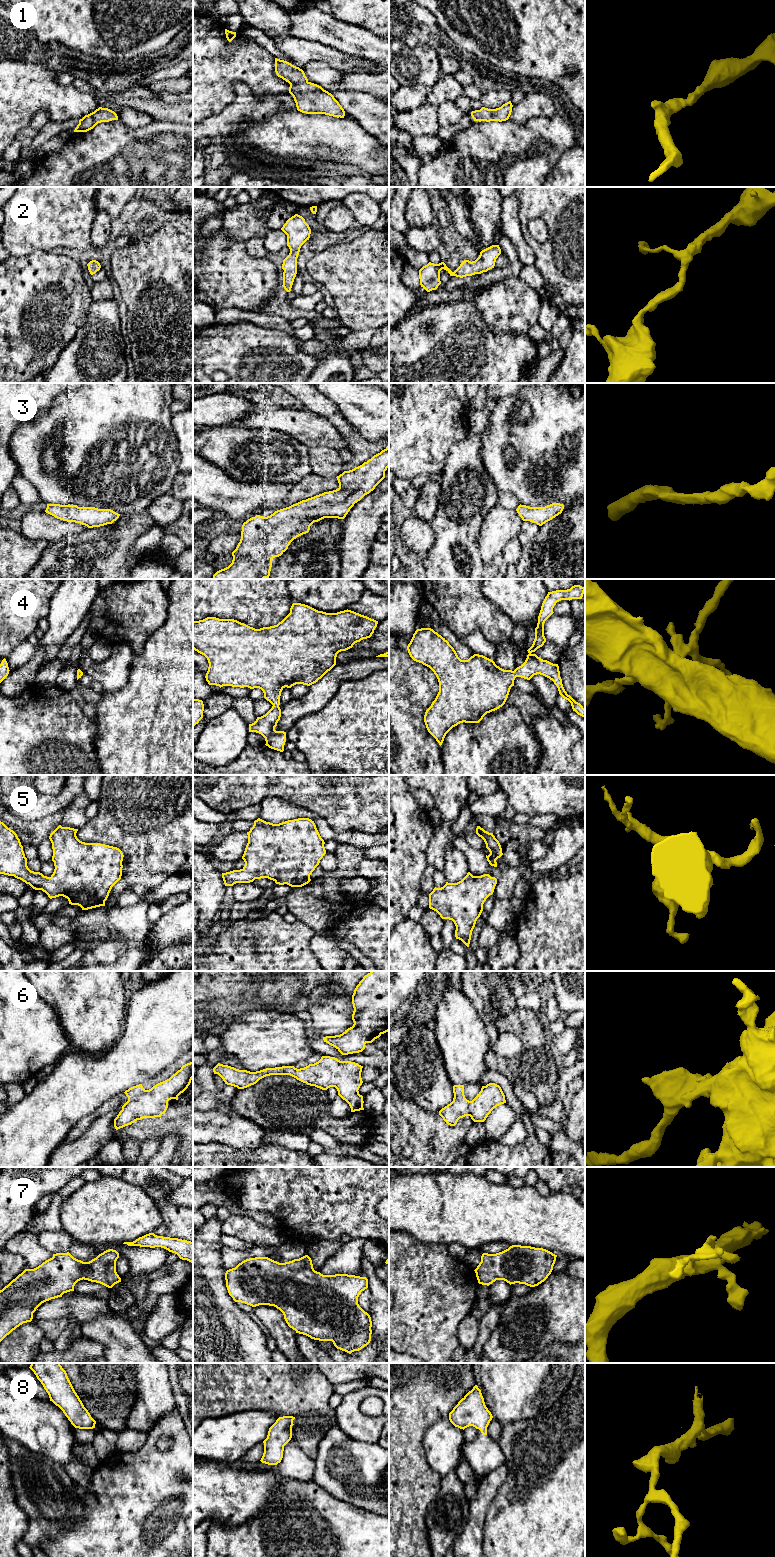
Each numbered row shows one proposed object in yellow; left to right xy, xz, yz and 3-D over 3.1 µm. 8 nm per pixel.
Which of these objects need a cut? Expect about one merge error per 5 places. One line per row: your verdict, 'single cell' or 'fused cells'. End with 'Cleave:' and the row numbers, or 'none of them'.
1: single cell
2: single cell
3: single cell
4: single cell
5: single cell
6: single cell
7: single cell
8: single cell
Cleave: none of them

